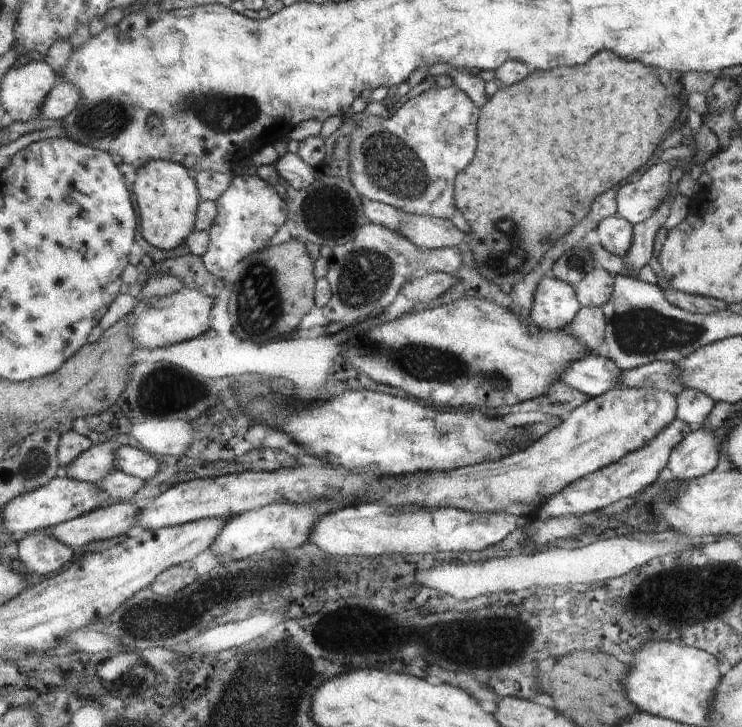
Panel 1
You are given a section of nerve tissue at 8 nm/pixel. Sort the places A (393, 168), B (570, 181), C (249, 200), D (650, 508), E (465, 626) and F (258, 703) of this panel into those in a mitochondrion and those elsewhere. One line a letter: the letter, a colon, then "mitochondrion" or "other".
A: mitochondrion
B: other
C: other
D: other
E: mitochondrion
F: mitochondrion

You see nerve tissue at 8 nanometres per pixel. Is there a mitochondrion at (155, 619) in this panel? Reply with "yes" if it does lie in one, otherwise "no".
yes

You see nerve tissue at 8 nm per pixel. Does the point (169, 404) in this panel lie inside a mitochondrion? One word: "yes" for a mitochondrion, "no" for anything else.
no

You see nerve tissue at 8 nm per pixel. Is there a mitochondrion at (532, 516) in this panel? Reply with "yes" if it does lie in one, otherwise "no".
no

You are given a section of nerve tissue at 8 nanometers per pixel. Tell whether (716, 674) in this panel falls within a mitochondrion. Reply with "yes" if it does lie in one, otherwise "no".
no

